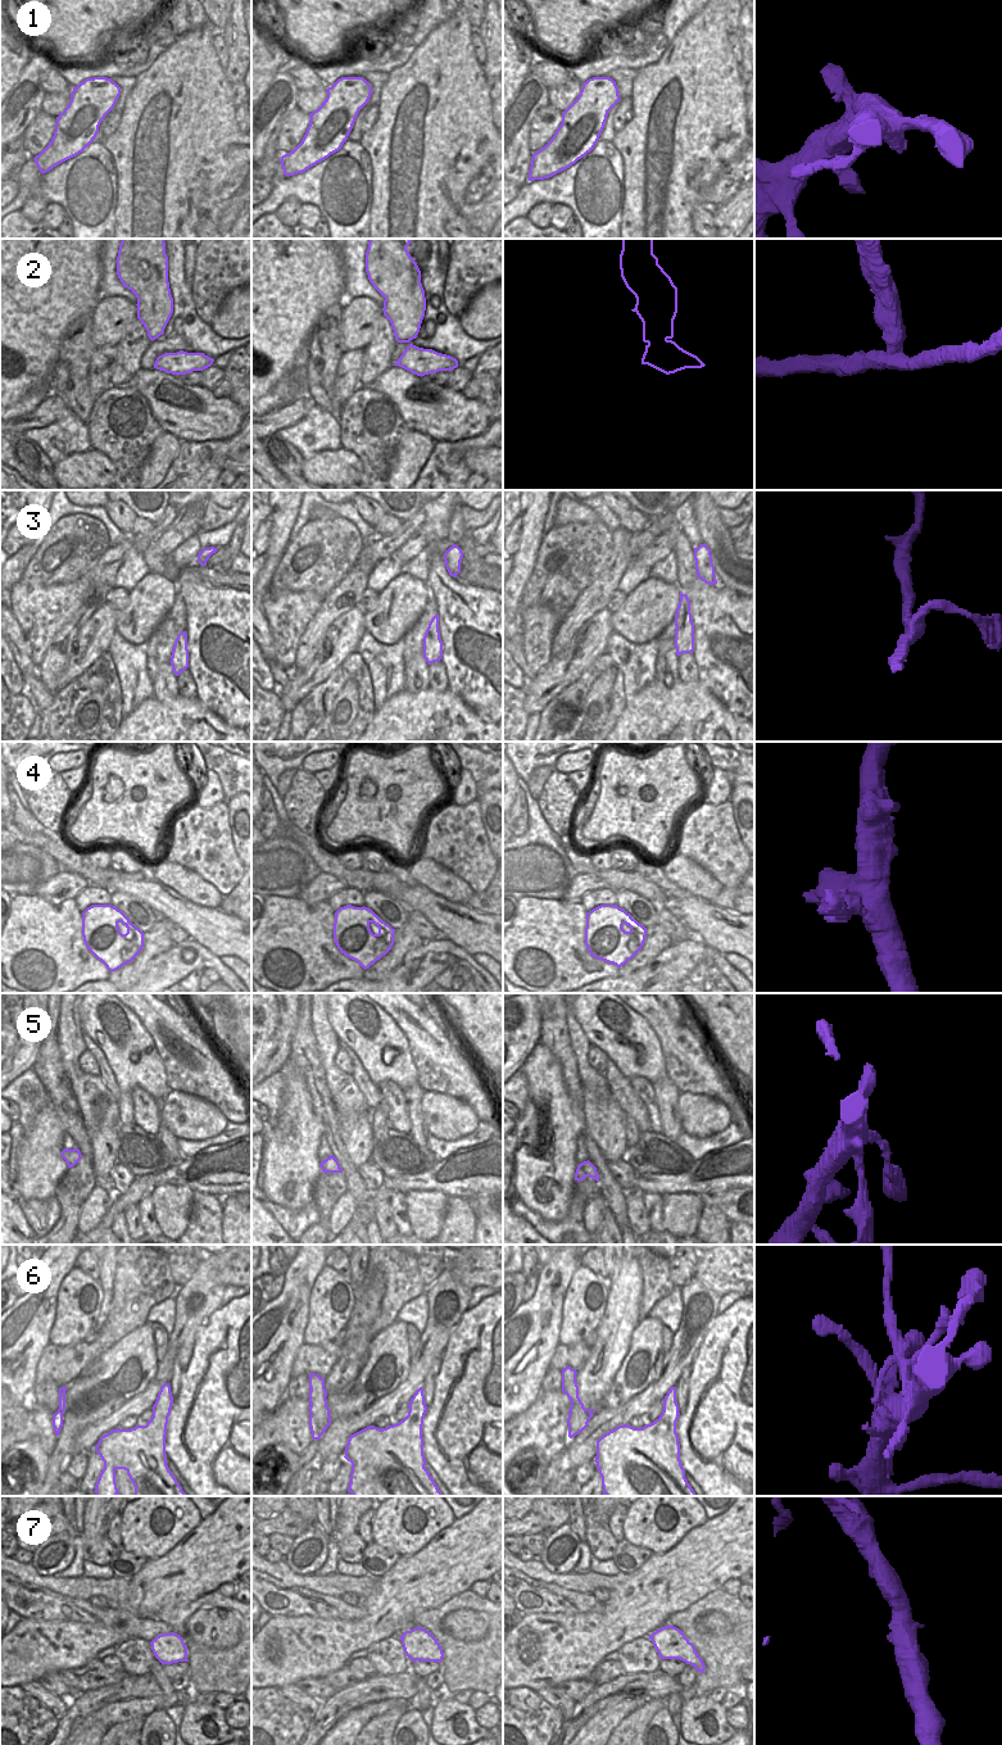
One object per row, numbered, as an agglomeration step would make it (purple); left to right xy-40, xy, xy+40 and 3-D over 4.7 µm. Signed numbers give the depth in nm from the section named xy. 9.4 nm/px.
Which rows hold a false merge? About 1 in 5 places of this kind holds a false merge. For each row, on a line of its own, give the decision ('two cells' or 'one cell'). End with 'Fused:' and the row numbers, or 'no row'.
1: one cell
2: two cells
3: one cell
4: one cell
5: one cell
6: one cell
7: one cell
Fused: 2

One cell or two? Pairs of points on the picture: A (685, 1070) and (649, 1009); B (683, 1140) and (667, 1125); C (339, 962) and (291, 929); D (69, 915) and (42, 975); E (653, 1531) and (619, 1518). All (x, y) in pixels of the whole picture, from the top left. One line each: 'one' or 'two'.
A: one
B: two
C: one
D: one
E: two

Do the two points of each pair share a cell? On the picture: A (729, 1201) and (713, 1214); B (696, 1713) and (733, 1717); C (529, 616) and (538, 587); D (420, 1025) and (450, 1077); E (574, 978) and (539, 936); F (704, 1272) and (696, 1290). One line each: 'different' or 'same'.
A: different
B: different
C: different
D: same
E: same
F: different

